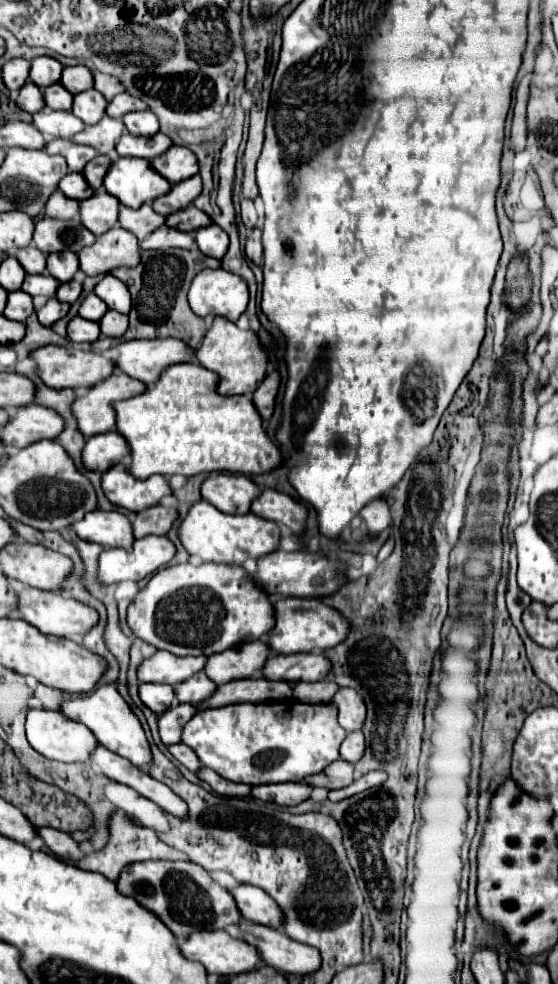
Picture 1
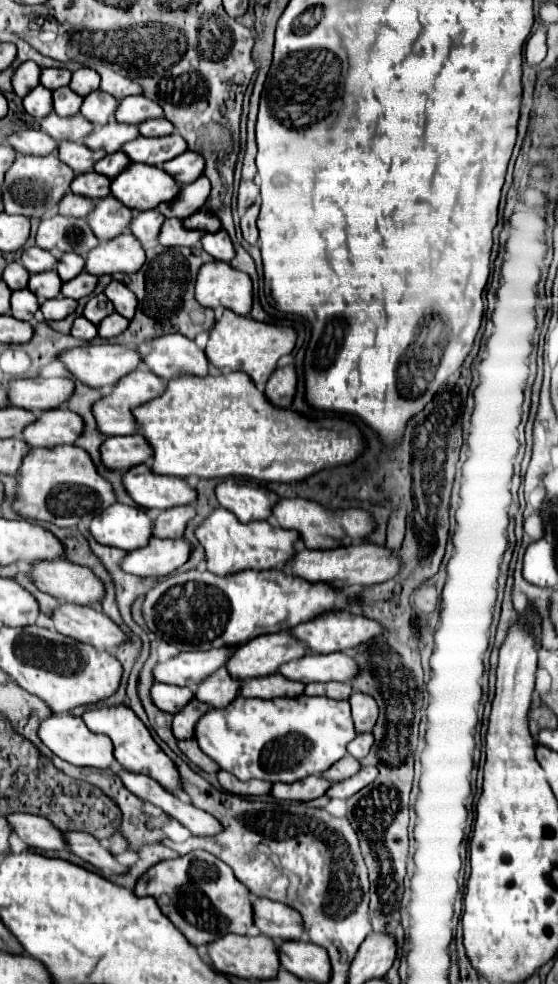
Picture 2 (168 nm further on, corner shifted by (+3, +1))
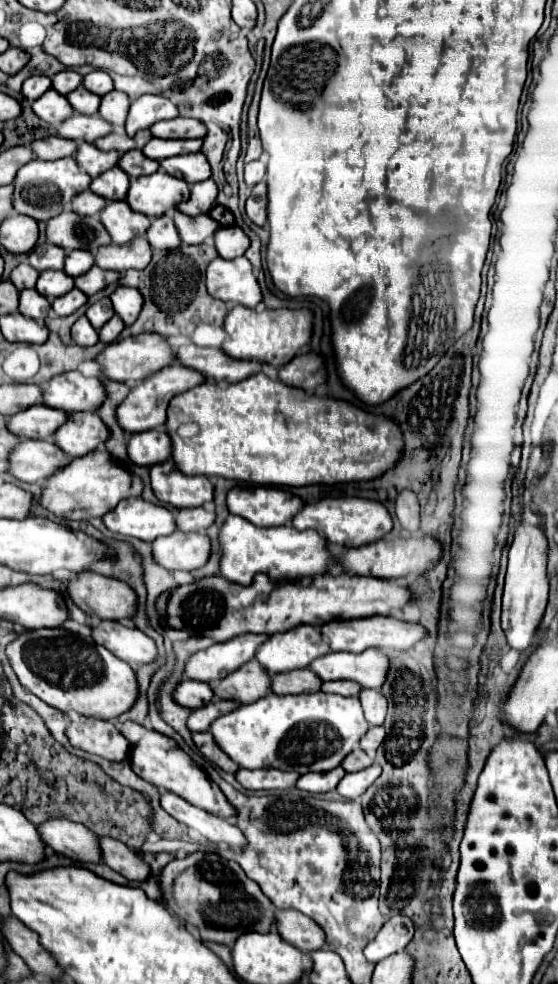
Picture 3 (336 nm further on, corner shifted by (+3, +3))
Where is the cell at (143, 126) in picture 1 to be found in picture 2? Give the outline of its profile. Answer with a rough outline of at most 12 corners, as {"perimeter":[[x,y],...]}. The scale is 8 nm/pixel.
{"perimeter":[[164,117],[140,123],[140,135],[166,137],[176,127]]}

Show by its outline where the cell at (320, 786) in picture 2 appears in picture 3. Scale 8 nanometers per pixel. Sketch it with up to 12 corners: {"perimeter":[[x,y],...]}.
{"perimeter":[[344,771],[306,773],[294,787],[308,793],[334,791]]}

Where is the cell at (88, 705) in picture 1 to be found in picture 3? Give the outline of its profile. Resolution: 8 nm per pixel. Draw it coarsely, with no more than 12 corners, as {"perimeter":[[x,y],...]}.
{"perimeter":[[126,721],[130,765],[212,815],[234,807],[174,739]]}

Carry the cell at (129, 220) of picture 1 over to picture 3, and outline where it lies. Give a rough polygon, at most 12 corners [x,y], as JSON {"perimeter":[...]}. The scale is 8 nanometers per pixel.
{"perimeter":[[172,213],[152,219],[146,231],[152,249],[180,245]]}

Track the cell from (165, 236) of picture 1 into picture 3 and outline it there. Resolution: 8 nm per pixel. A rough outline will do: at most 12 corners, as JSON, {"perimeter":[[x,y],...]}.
{"perimeter":[[174,213],[180,241],[204,243],[218,229],[208,215]]}

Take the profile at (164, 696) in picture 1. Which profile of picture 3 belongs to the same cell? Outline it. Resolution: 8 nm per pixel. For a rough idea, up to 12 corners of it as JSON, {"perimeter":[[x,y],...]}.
{"perimeter":[[180,681],[172,699],[198,709],[212,701],[212,689],[200,681]]}

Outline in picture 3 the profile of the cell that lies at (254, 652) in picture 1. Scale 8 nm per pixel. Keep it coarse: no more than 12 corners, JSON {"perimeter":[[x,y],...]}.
{"perimeter":[[316,627],[270,635],[256,651],[268,673],[330,653]]}

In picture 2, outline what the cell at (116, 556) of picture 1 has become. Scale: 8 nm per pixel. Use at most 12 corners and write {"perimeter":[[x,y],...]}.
{"perimeter":[[152,537],[122,561],[126,573],[166,577],[192,553],[184,539]]}

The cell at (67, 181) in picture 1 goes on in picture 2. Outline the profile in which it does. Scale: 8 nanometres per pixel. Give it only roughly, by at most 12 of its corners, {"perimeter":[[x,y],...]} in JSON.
{"perimeter":[[96,171],[78,175],[72,191],[90,199],[110,195],[110,179]]}

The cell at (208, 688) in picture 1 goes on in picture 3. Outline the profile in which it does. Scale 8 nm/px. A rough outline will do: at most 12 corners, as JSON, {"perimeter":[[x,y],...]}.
{"perimeter":[[256,659],[226,675],[220,699],[252,703],[270,693],[270,673]]}

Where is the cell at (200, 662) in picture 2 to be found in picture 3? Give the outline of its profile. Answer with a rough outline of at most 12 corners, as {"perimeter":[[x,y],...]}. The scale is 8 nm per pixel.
{"perimeter":[[244,633],[194,653],[184,677],[214,683],[250,661],[266,635]]}

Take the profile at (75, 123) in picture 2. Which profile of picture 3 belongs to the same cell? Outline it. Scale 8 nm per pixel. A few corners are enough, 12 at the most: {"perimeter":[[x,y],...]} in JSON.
{"perimeter":[[74,113],[56,131],[64,139],[92,143],[110,133],[100,115]]}

